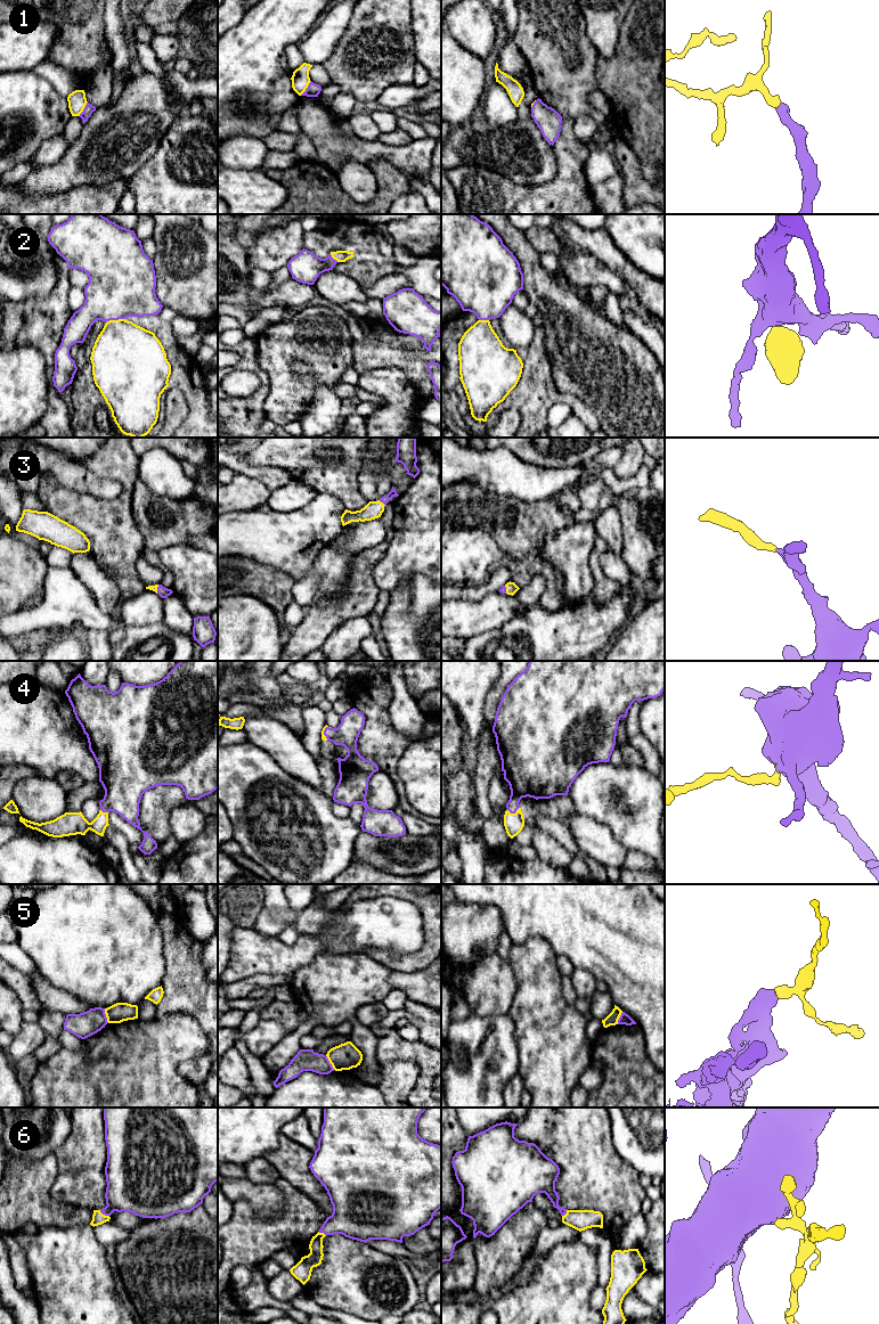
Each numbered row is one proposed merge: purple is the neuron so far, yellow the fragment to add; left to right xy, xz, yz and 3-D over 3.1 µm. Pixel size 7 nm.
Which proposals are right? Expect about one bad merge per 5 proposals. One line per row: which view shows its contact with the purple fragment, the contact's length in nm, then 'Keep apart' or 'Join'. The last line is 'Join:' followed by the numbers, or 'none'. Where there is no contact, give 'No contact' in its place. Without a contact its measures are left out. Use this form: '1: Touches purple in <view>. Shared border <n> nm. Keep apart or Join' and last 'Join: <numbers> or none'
1: Touches purple in xy. Shared border 120 nm. Keep apart
2: Touches purple in xy. Shared border 140 nm. Join
3: Touches purple in xz. Shared border 60 nm. Join
4: Touches purple in yz. Shared border 90 nm. Join
5: Touches purple in xy. Shared border 110 nm. Keep apart
6: Touches purple in xy. Shared border 90 nm. Join
Join: 2, 3, 4, 6

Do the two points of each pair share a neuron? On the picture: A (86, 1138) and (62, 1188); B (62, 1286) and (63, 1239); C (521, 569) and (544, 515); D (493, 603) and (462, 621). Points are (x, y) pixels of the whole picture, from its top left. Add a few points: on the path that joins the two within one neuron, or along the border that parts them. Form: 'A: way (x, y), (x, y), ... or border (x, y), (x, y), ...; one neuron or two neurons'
A: way (84, 1151), (80, 1170), (74, 1176); one neuron
B: way (63, 1275), (63, 1250); one neuron
C: way (523, 555), (523, 536), (530, 529); one neuron
D: way (485, 611), (479, 616), (470, 618); one neuron

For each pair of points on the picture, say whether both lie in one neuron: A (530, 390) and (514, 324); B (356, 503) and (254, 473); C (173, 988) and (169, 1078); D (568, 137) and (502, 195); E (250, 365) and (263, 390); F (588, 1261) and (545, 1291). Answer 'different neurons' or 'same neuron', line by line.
A: different neurons
B: different neurons
C: different neurons
D: same neuron
E: same neuron
F: same neuron

